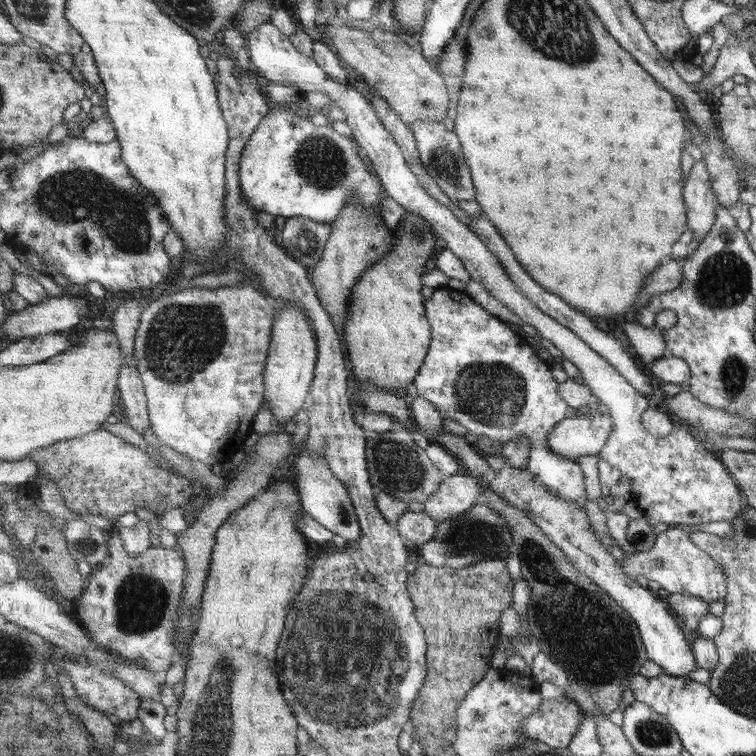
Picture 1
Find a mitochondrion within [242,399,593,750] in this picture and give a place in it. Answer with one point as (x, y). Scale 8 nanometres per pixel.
(343, 692)

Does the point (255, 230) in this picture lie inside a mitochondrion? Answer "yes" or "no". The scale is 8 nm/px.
no

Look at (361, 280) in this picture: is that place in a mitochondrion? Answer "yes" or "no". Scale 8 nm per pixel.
no

